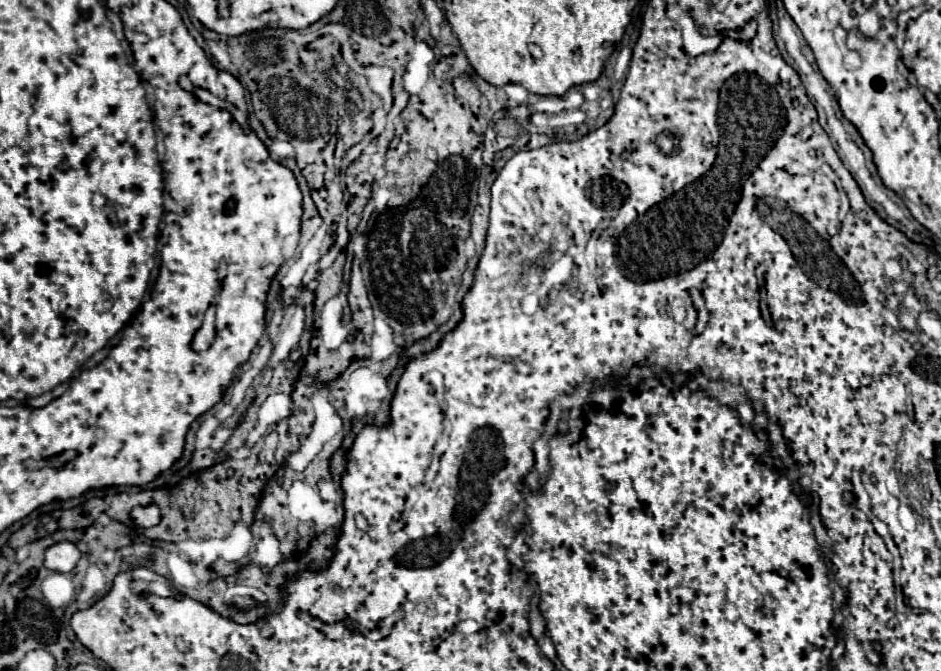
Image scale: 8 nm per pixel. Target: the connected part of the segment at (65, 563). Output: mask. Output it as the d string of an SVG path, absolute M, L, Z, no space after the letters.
M59 542L45 552L45 568L55 572L71 572L79 560L81 552L71 542Z

